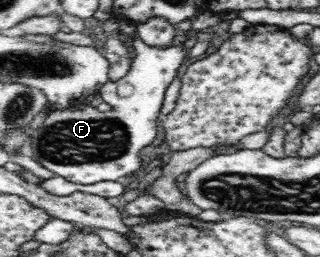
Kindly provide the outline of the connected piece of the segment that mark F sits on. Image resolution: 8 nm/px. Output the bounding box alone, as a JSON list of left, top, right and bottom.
[26,38,190,186]

